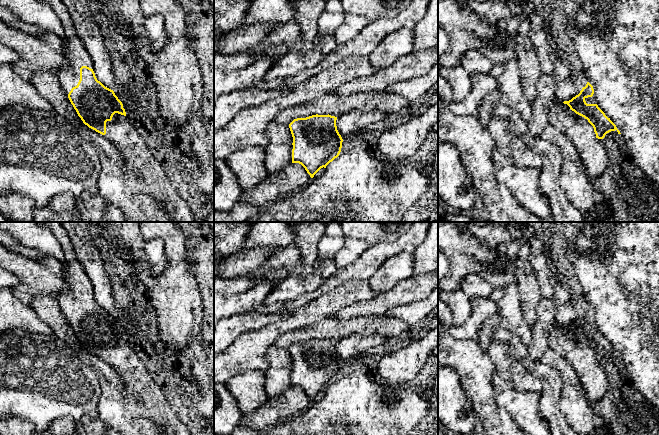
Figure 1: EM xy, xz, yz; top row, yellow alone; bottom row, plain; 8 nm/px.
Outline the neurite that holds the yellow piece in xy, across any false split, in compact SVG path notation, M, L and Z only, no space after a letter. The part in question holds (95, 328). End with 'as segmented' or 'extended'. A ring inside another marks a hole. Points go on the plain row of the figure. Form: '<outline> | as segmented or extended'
M42 222L42 224L50 228L64 252L64 278L68 290L60 293L57 300L78 340L85 349L115 368L122 379L126 393L136 396L142 402L143 411L146 415L161 427L167 435L191 435L181 418L173 410L163 390L151 378L144 363L126 341L122 326L113 314L105 311L97 304L92 293L91 281L83 266L76 259L71 241L64 227L59 222Z | extended

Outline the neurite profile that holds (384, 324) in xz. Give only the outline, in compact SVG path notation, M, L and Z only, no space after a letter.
M387 315L358 317L339 320L334 316L324 318L319 322L299 330L282 334L274 343L281 349L289 349L294 343L306 342L312 339L331 339L338 341L348 334L401 334L409 325L406 321Z

